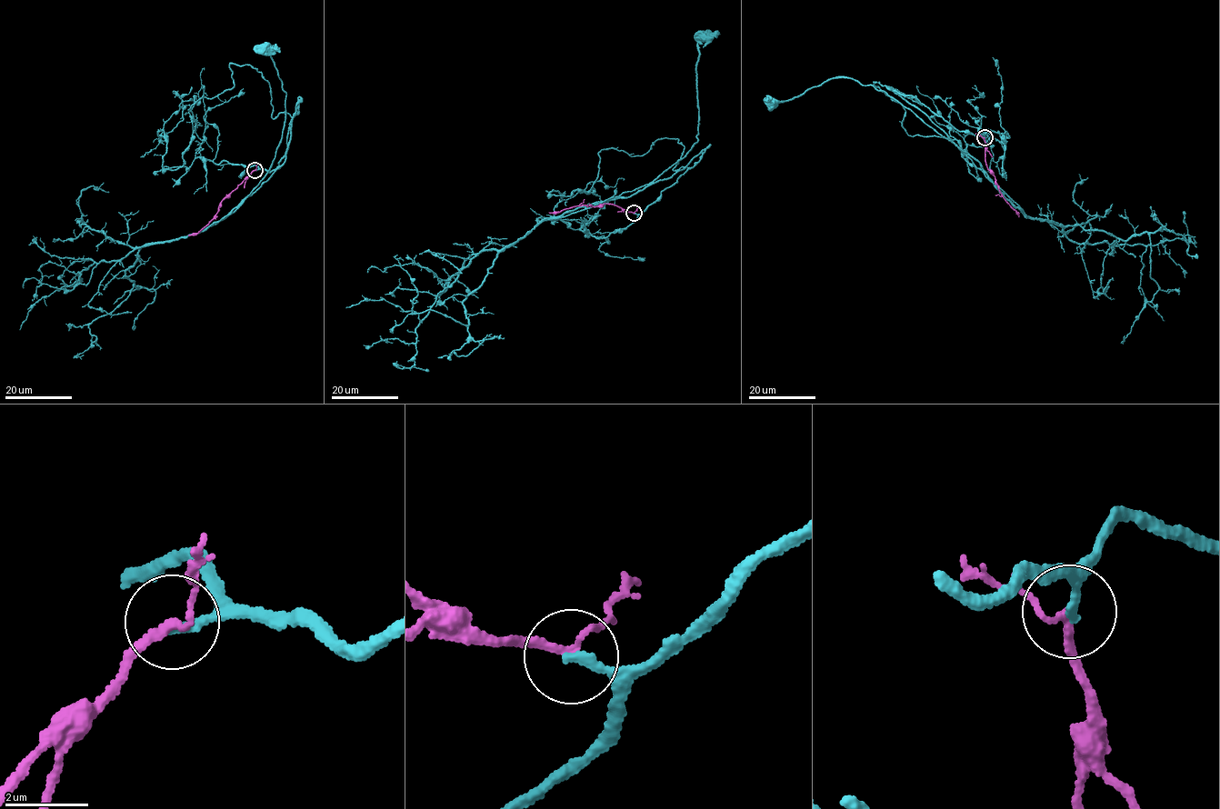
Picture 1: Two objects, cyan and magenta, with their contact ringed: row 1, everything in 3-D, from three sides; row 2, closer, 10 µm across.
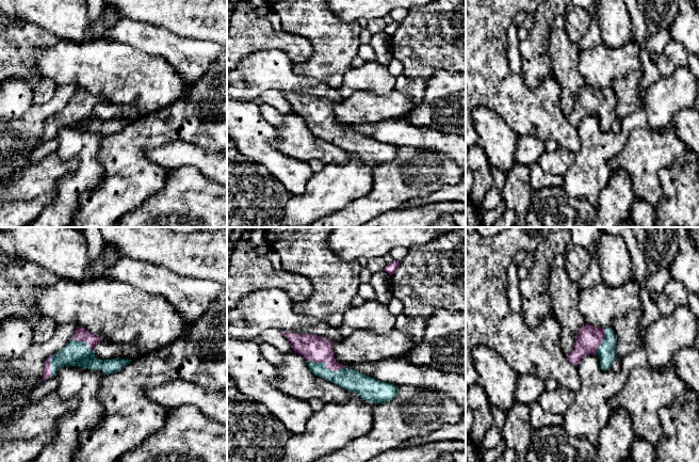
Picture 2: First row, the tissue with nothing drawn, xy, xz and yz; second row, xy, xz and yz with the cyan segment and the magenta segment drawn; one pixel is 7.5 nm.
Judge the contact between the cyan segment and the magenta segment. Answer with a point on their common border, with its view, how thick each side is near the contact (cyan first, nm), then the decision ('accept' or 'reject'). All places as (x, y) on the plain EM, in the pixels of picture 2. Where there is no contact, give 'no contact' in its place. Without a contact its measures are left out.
contact xz (325, 127); calibres 160 and 190 nm; accept

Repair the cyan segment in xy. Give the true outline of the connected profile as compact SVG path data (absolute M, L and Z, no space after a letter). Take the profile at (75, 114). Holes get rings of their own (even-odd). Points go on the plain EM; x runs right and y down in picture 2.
M78 87L67 106L59 113L48 117L44 125L43 142L55 138L60 128L79 127L97 130L109 136L123 130L130 125L130 121L113 120L99 121L94 115L95 107L103 99L93 95L82 87Z

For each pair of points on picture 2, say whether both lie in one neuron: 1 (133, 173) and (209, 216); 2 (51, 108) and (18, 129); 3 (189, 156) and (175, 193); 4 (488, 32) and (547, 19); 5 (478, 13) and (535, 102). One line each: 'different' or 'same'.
1: different
2: same
3: different
4: different
5: same

